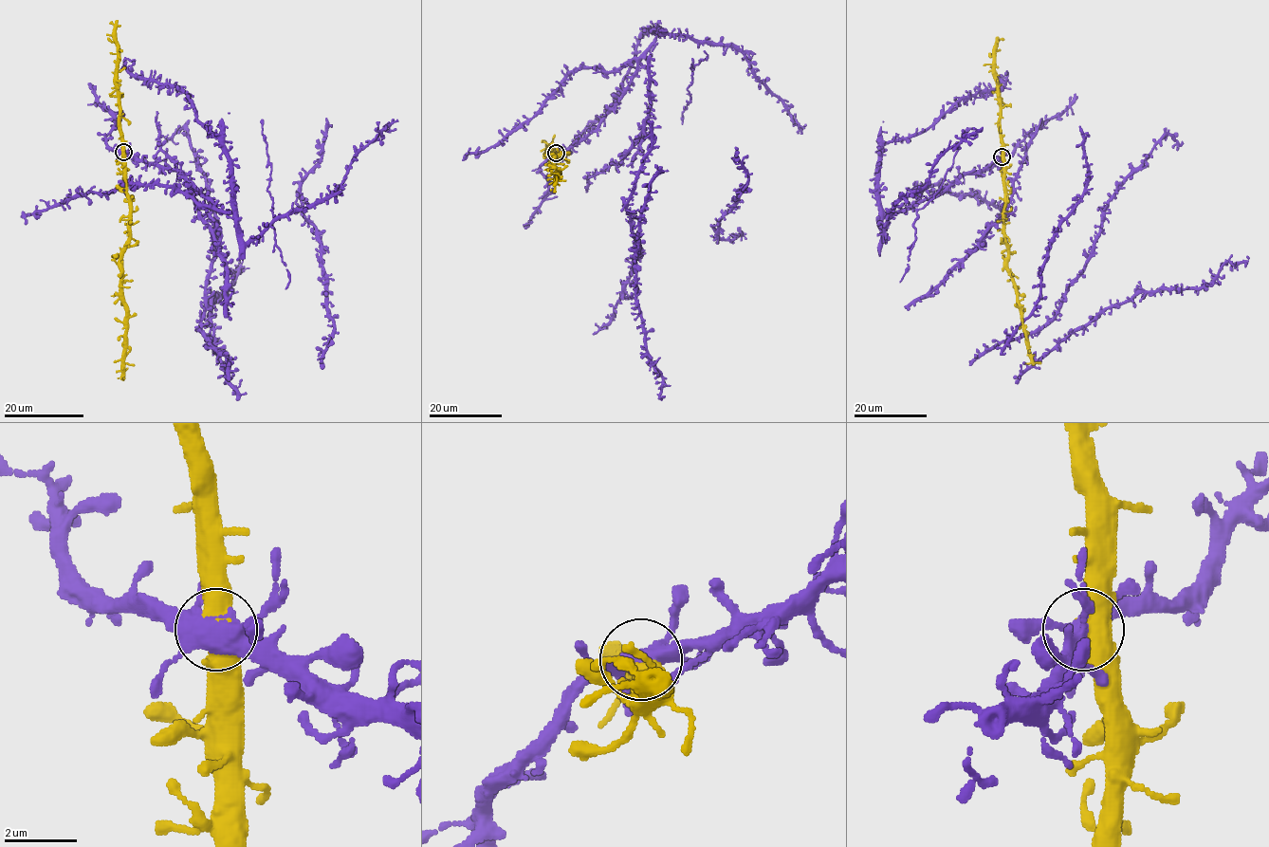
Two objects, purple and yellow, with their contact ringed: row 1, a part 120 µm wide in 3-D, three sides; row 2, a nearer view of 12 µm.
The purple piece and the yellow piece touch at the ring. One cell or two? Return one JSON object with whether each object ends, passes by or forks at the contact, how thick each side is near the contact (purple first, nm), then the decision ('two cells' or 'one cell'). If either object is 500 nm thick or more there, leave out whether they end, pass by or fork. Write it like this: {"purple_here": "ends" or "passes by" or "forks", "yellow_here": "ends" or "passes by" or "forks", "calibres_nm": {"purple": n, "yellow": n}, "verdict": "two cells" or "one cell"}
{"calibres_nm": {"purple": 480, "yellow": 600}, "verdict": "two cells"}

